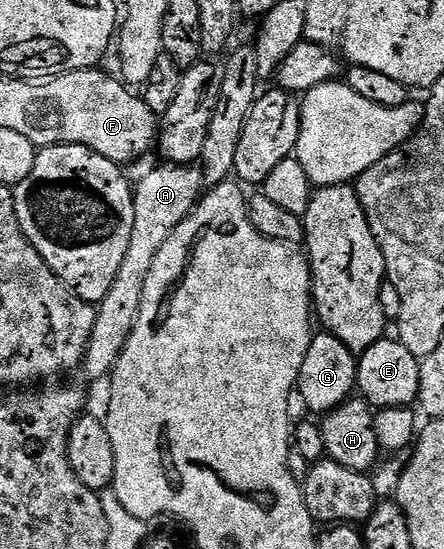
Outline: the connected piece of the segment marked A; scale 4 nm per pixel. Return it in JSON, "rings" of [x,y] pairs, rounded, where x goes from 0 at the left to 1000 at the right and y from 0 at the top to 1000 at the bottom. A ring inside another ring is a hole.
{"rings":[[[358,297],[358,306],[347,306],[320,330],[309,330],[302,342],[302,381],[306,383],[306,404],[297,412],[297,441],[288,444],[288,463],[279,470],[279,485],[270,485],[270,499],[261,503],[261,514],[252,517],[252,528],[218,556],[221,583],[212,590],[203,632],[189,658],[189,672],[207,690],[221,692],[227,685],[245,687],[266,663],[270,645],[288,623],[288,616],[302,607],[302,596],[311,585],[311,574],[320,563],[324,543],[324,521],[333,514],[333,499],[342,492],[342,477],[351,477],[351,463],[378,441],[378,434],[426,397],[428,388],[444,381],[459,355],[459,315],[453,304],[423,299]]]}

